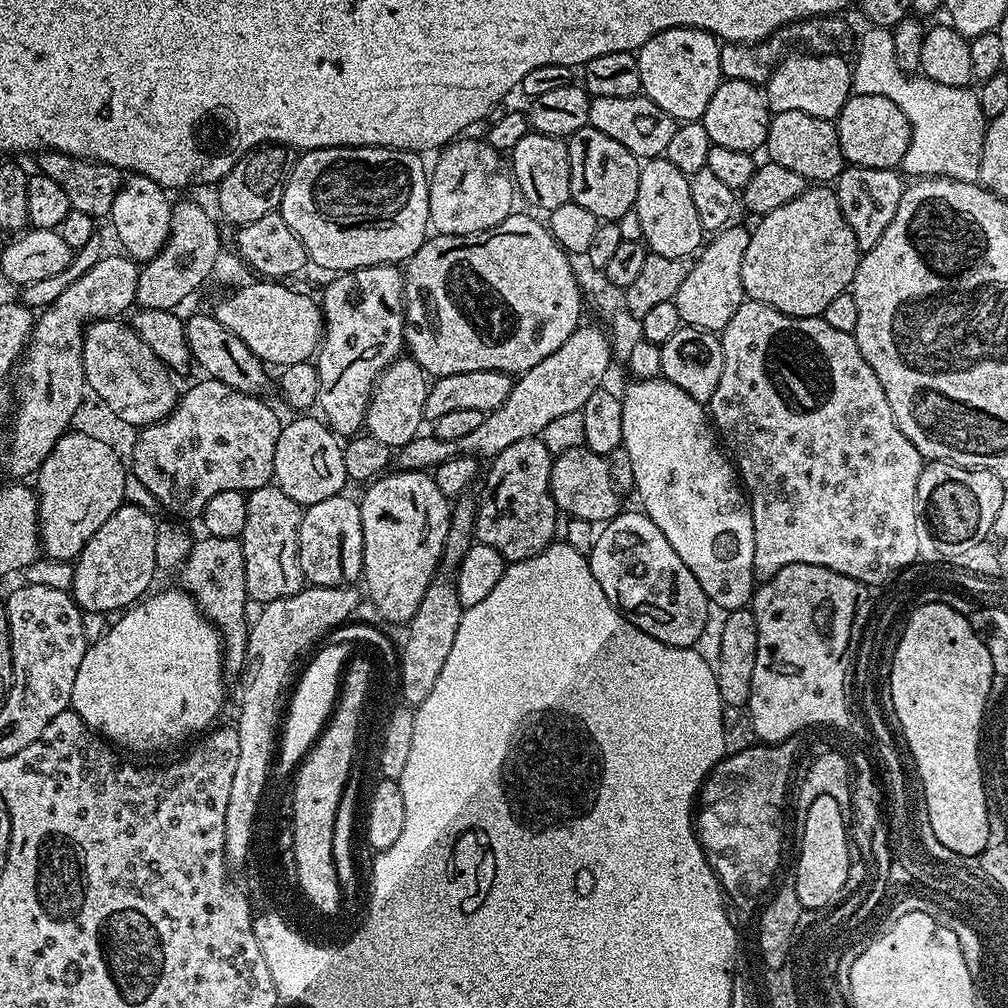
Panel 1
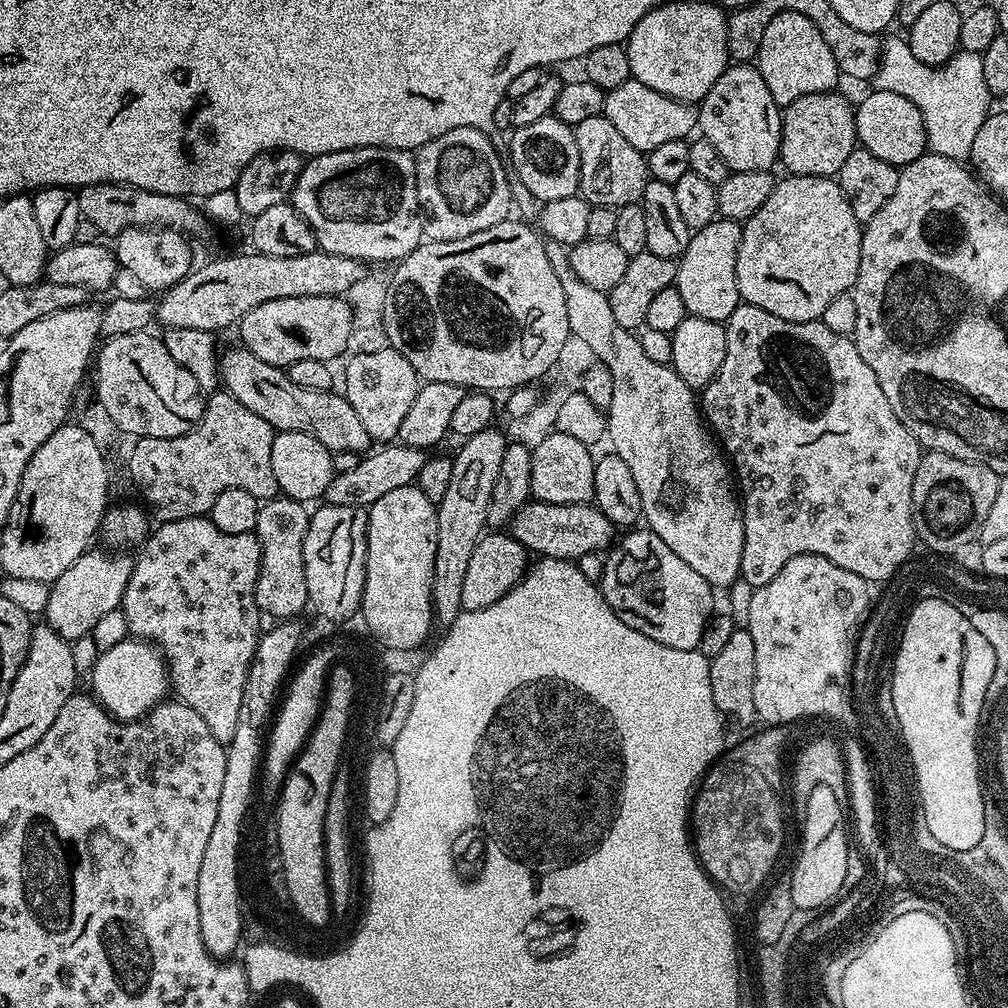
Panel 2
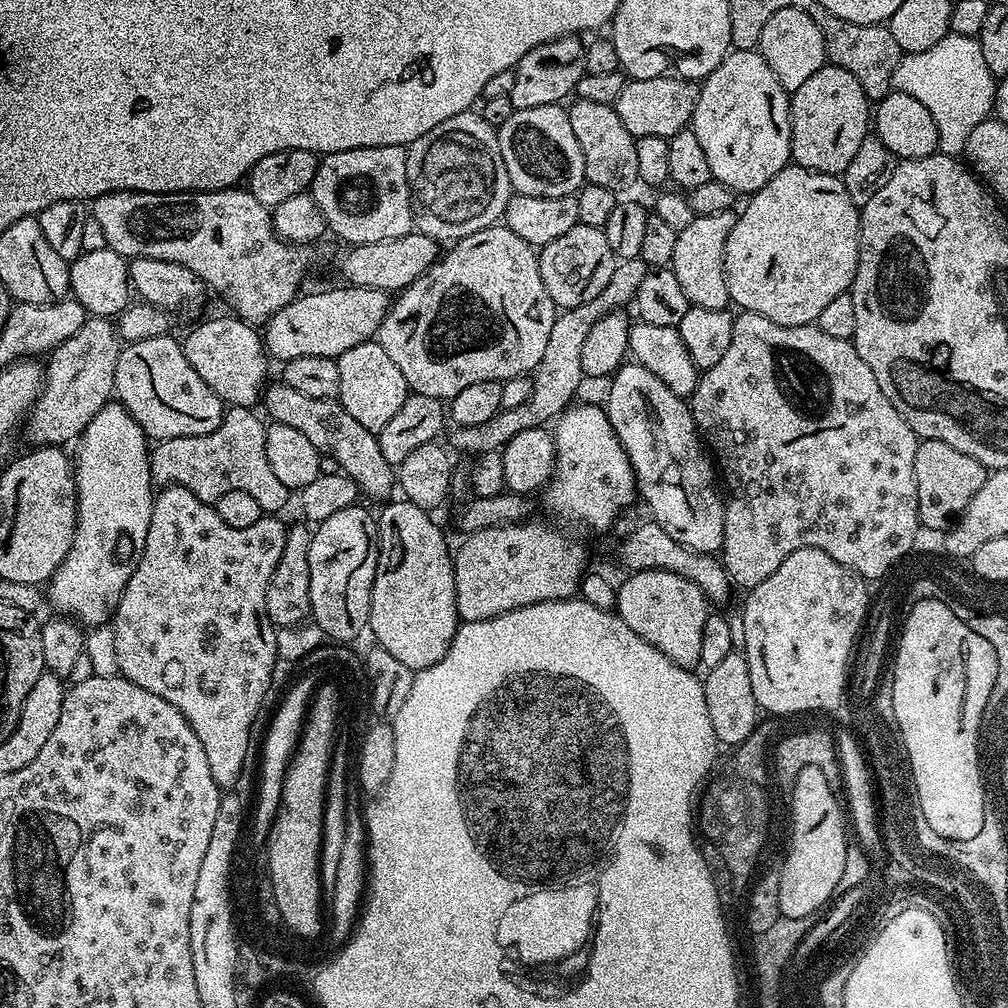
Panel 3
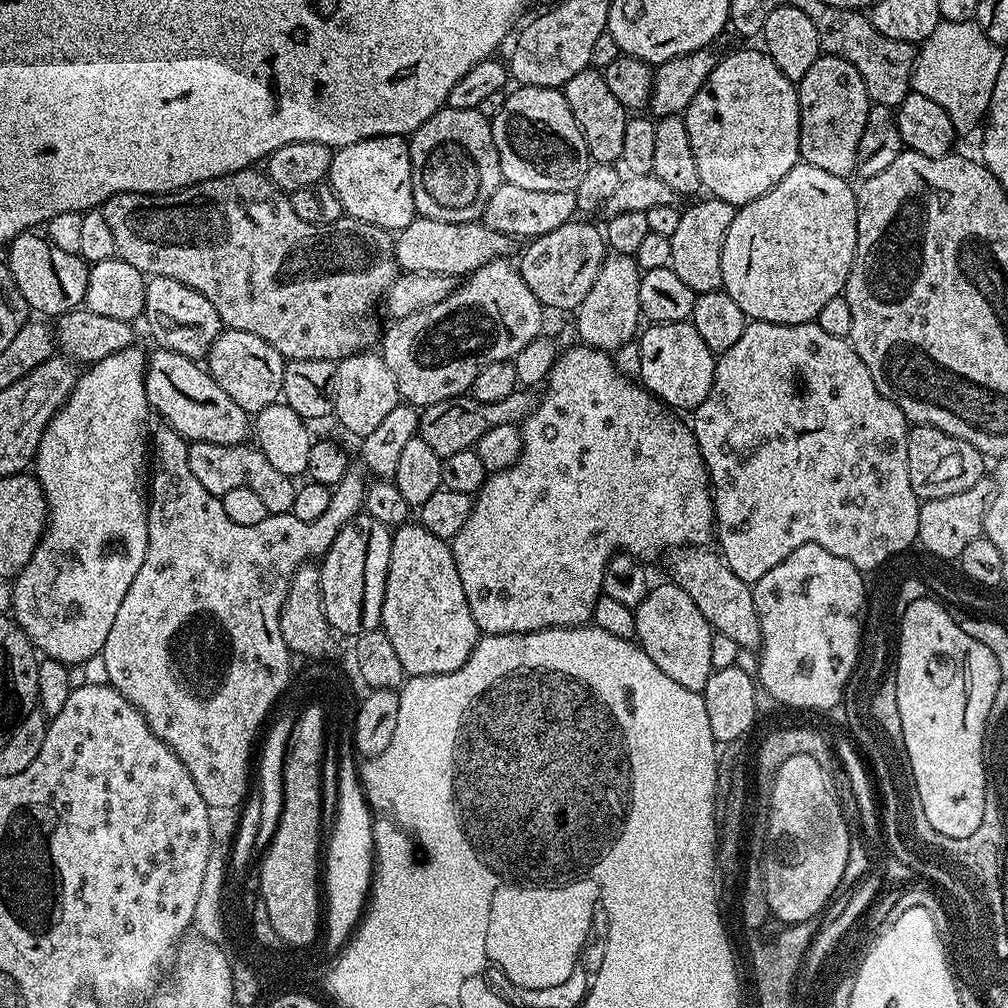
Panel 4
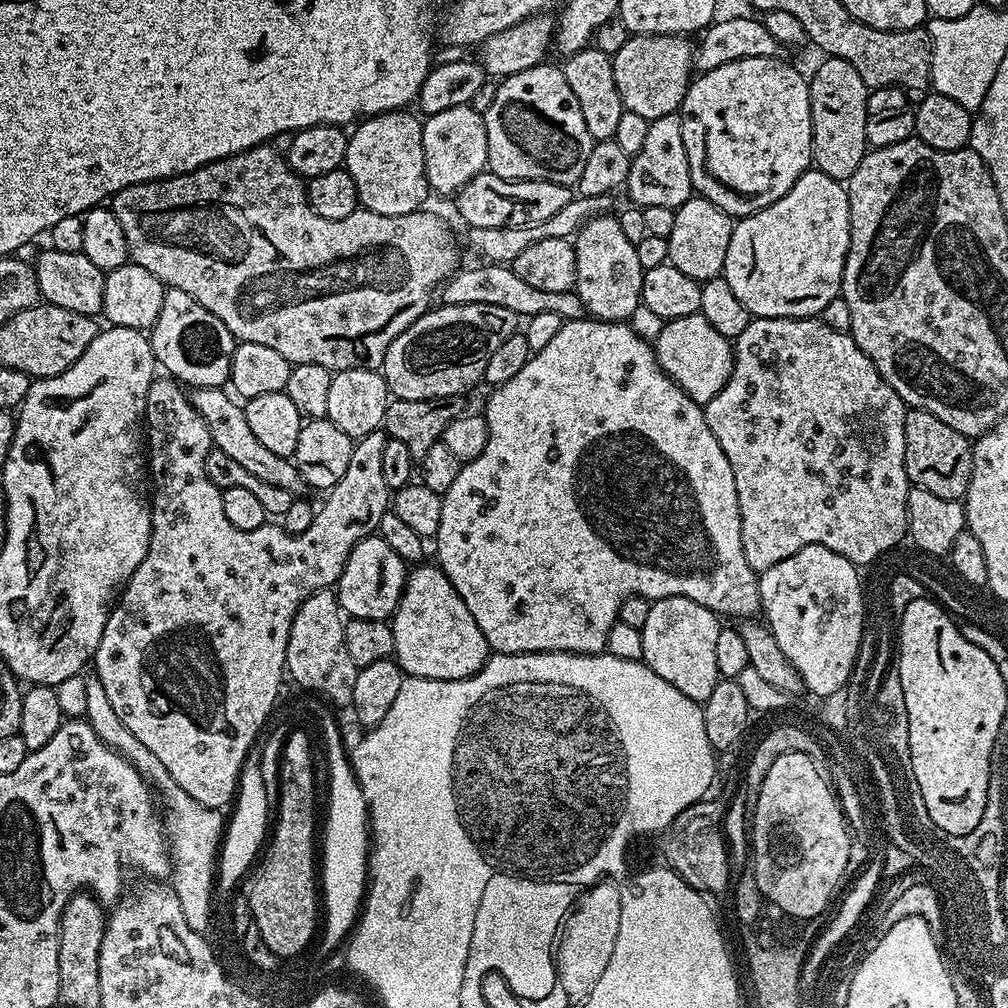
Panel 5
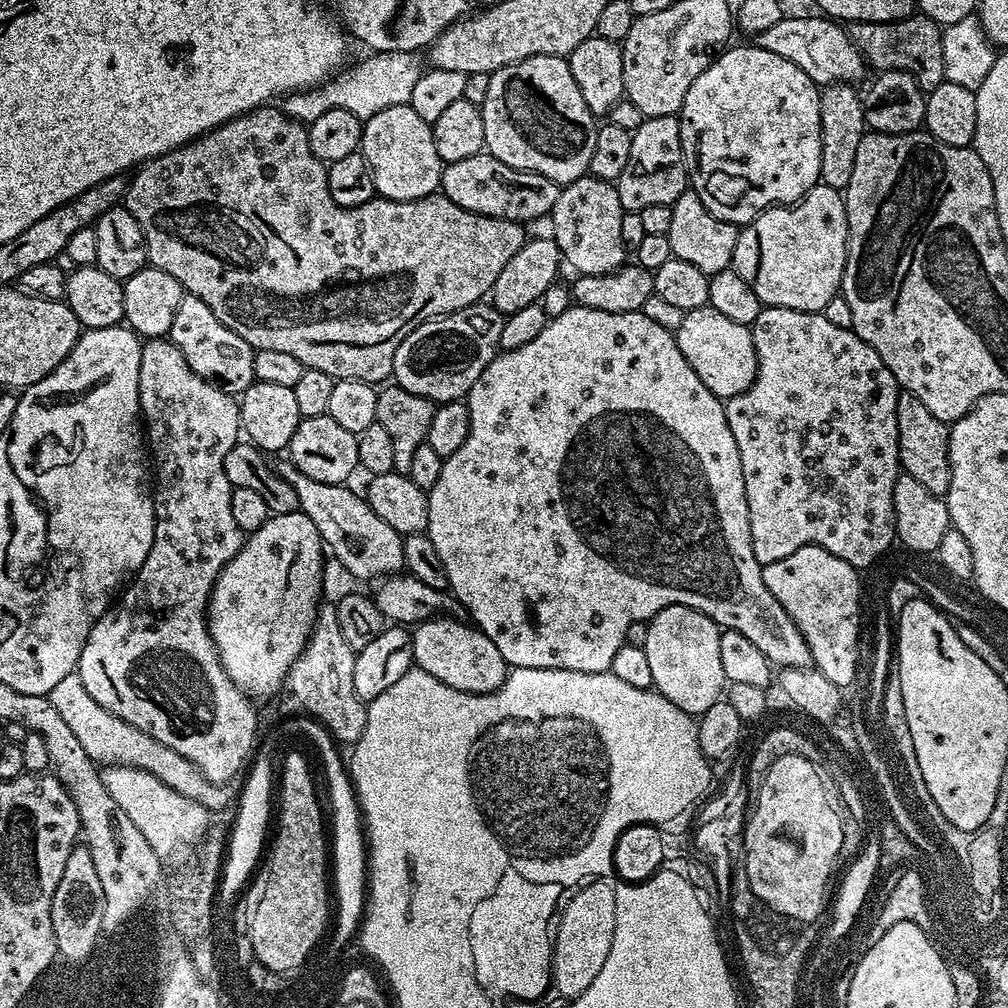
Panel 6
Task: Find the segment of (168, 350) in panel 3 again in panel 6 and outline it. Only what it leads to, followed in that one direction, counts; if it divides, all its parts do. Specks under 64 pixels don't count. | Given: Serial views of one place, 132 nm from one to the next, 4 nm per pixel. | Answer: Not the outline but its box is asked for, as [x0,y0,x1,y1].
[275,458,404,581]

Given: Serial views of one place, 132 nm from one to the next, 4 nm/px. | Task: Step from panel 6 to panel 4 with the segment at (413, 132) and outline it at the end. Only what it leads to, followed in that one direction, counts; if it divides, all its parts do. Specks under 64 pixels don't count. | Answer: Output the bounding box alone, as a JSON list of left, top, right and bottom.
[326,136,417,234]

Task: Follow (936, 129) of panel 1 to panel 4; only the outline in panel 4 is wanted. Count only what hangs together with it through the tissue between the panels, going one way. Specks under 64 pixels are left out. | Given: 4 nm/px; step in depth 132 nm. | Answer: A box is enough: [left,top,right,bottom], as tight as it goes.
[911,22,1006,133]

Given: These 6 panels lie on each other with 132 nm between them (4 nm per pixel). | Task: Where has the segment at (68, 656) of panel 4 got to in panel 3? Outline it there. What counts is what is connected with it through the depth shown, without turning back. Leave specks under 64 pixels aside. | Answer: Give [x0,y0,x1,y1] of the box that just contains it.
[46,402,154,626]

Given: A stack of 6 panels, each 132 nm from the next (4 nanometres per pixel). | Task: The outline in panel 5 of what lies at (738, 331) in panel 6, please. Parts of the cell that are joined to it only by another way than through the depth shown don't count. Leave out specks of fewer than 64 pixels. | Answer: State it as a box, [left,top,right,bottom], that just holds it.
[654,312,734,405]

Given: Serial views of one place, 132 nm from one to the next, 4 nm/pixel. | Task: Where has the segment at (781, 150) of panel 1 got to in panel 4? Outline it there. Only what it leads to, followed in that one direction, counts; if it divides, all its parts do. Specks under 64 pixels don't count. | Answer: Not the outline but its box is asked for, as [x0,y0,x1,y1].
[798,54,870,177]

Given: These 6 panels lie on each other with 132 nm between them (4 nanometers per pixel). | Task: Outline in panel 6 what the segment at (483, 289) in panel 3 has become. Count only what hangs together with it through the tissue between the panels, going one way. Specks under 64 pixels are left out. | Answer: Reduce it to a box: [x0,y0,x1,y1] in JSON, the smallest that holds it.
[392,302,505,402]

